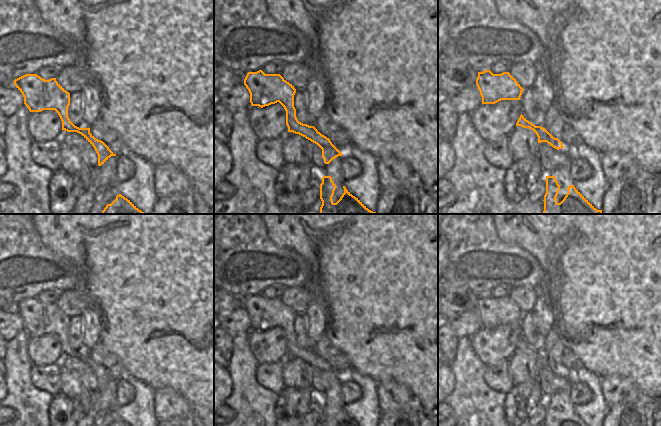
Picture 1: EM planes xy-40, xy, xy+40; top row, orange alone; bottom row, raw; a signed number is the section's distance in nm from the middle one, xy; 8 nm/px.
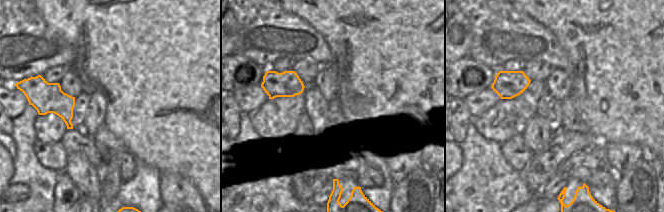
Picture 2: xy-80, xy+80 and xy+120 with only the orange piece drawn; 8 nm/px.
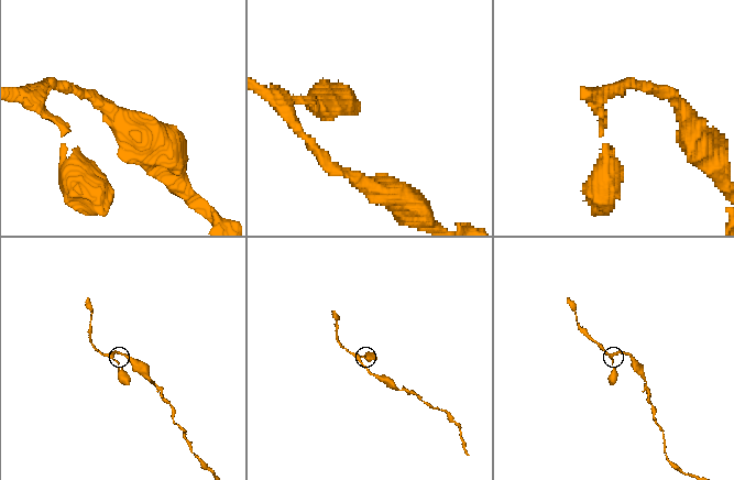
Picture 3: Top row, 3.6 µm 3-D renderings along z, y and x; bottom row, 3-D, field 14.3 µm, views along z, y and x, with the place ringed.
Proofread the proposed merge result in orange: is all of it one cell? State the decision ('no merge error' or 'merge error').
no merge error

